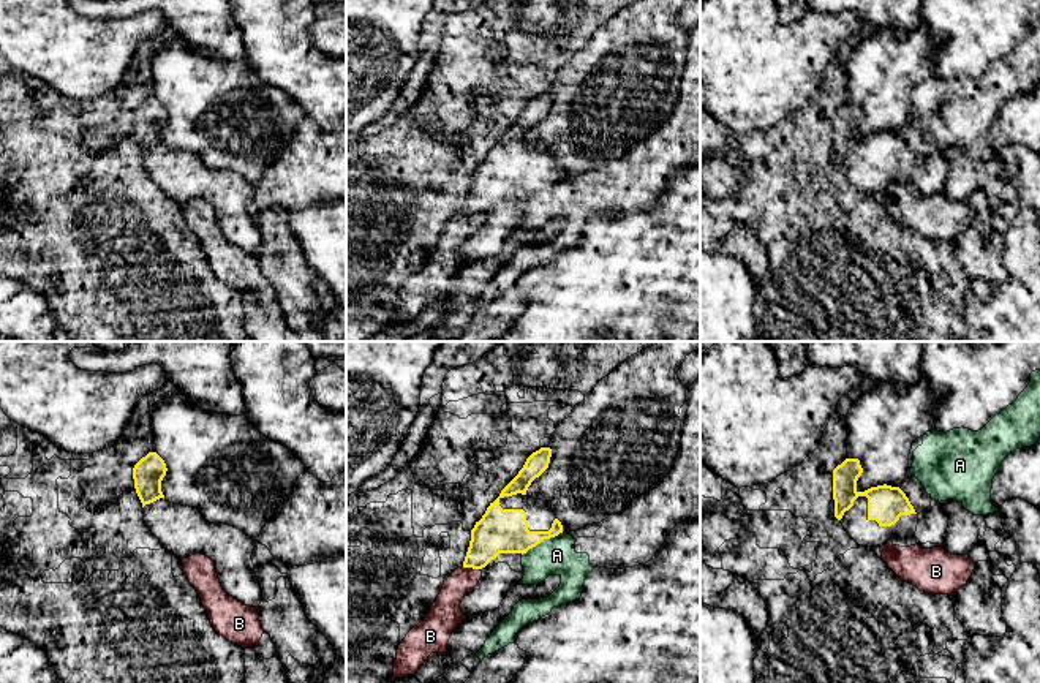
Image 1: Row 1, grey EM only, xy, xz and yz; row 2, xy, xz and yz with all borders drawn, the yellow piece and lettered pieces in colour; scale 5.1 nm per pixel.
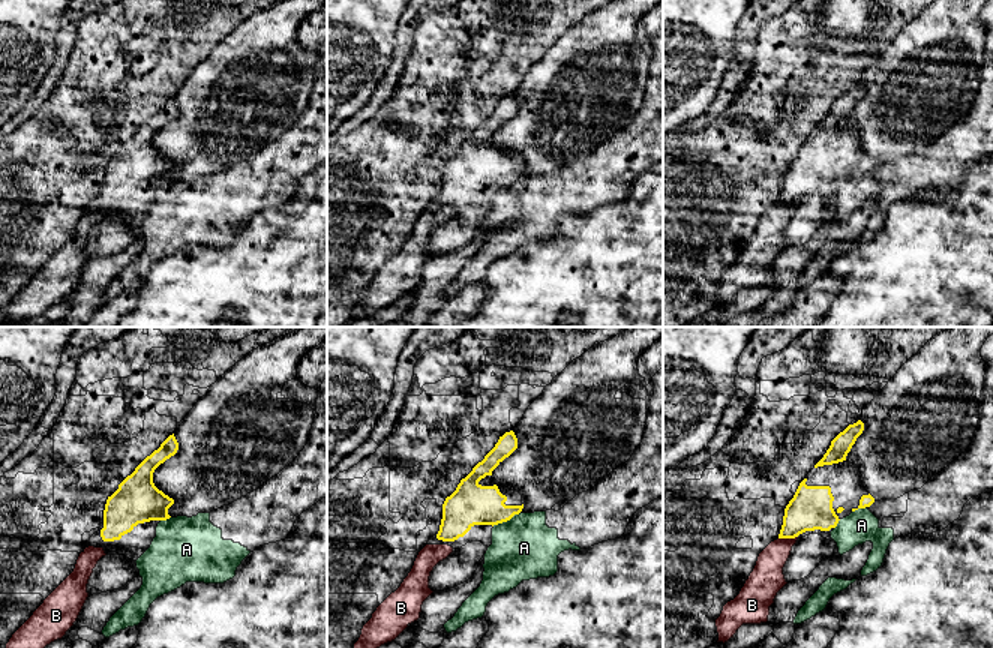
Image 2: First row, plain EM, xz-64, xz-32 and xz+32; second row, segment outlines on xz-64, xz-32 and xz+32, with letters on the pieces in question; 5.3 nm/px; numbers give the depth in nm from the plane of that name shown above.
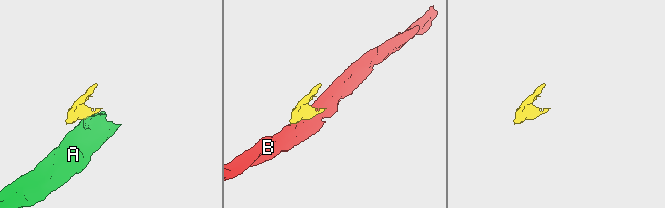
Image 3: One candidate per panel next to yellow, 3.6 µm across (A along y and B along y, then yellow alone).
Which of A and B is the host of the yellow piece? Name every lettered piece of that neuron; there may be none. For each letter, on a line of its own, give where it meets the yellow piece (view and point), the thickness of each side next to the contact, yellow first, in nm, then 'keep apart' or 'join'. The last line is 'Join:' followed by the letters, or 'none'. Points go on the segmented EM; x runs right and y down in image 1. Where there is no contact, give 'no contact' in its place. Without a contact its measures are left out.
A: contact xz (541, 541); calibres 220 and 190 nm; keep apart
B: contact xz (471, 566); calibres 220 and 140 nm; keep apart
Join: none

